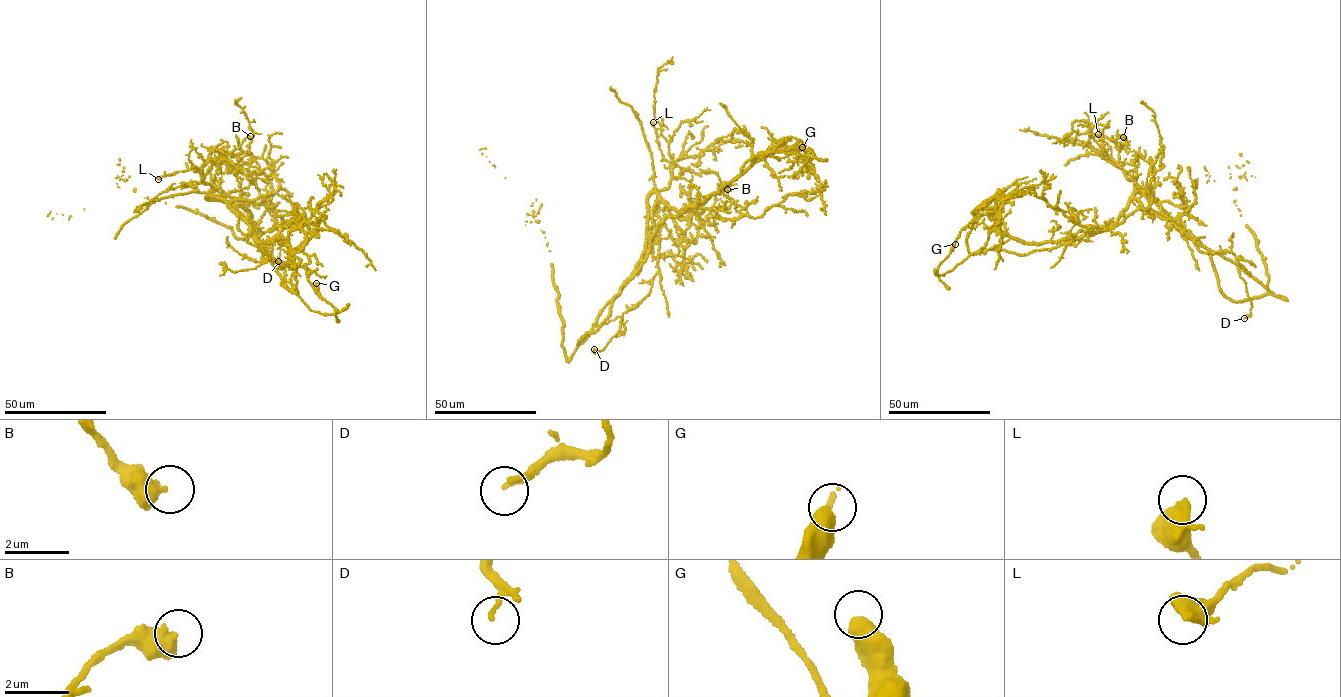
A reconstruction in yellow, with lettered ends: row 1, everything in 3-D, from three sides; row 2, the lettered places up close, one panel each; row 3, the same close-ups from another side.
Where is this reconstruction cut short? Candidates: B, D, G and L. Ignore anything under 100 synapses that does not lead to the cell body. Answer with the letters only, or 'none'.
none

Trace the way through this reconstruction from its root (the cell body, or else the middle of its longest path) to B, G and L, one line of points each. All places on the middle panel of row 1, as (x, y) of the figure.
B: (634, 275), (656, 232), (652, 217), (656, 191), (668, 187), (672, 165), (698, 174), (711, 171), (727, 189)
G: (634, 275), (658, 224), (665, 218), (696, 207), (768, 154), (798, 149), (797, 141), (802, 147)
L: (634, 275), (656, 232), (652, 217), (656, 191), (668, 187), (672, 178), (673, 165), (663, 158), (653, 122)

